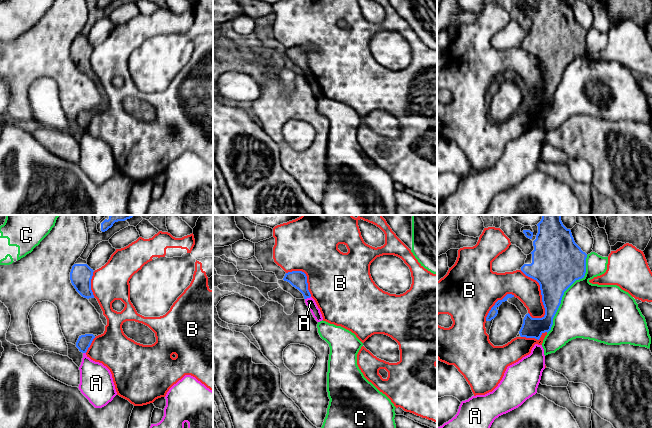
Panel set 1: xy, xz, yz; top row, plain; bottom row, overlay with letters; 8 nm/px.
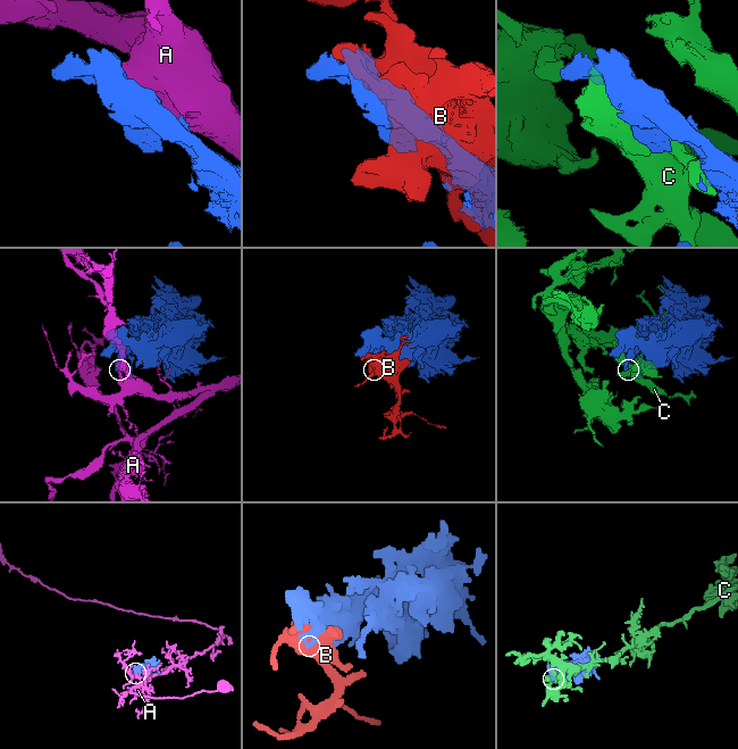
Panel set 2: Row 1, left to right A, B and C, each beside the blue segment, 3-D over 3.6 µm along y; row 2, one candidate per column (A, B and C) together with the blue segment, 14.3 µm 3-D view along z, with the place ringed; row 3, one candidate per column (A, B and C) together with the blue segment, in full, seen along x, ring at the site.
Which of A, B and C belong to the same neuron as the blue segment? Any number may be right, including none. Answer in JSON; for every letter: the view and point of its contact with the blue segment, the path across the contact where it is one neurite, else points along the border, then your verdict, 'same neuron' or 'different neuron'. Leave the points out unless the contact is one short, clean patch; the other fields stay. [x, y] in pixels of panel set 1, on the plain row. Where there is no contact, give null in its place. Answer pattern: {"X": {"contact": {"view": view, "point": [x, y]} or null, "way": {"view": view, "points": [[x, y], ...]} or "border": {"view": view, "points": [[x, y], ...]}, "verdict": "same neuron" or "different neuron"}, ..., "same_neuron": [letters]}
{"A": {"contact": {"view": "xz", "point": [307, 73]}, "border": {"view": "xz", "points": [[310, 72], [305, 75]]}, "verdict": "different neuron"}, "B": {"contact": {"view": "yz", "point": [541, 68]}, "verdict": "different neuron"}, "C": {"contact": {"view": "yz", "point": [563, 69]}, "verdict": "different neuron"}, "same_neuron": []}

